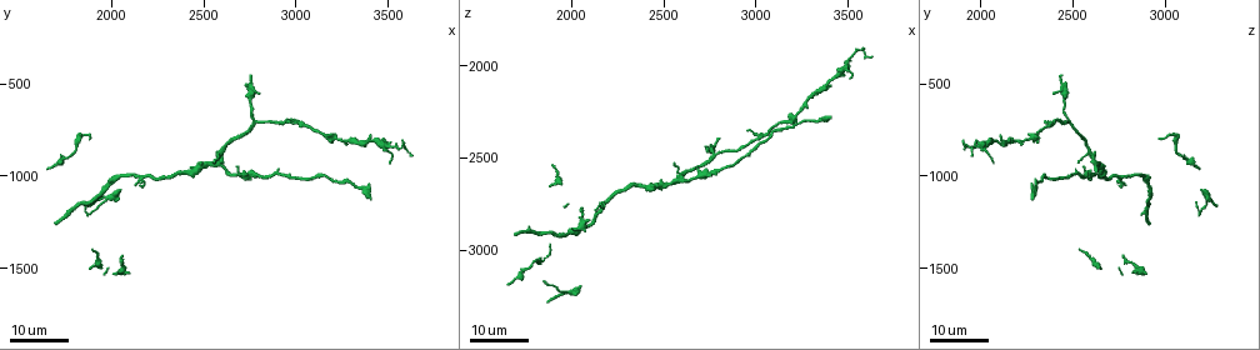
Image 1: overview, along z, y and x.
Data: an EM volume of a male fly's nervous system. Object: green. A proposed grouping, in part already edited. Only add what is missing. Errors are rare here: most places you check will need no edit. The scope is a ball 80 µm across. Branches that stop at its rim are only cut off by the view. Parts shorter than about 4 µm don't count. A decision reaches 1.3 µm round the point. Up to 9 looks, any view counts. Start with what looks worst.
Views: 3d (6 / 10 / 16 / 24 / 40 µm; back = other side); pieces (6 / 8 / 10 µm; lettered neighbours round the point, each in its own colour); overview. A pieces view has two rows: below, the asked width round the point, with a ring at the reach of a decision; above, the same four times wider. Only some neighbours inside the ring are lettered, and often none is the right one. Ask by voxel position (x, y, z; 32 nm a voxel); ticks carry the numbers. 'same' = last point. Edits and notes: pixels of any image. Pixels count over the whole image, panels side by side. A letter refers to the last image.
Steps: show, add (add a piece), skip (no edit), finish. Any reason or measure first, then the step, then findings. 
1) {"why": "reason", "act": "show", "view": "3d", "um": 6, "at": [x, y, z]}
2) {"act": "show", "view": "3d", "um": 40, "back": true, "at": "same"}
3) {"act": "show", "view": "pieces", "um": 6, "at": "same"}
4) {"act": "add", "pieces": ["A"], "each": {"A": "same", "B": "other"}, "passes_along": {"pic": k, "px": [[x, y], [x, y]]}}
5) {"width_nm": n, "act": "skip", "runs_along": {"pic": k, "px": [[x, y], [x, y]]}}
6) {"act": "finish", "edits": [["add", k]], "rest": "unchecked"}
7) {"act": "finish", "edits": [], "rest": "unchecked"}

{"why": "thin end", "act": "show", "view": "3d", "um": 24, "at": [2800, 540, 2400]}

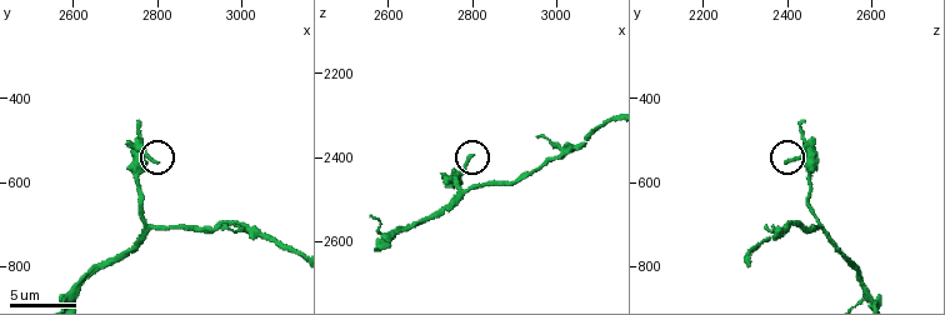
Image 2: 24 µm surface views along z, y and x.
{"why": "see the neighbours", "act": "show", "view": "pieces", "um": 6, "at": [2795, 555, 2390]}

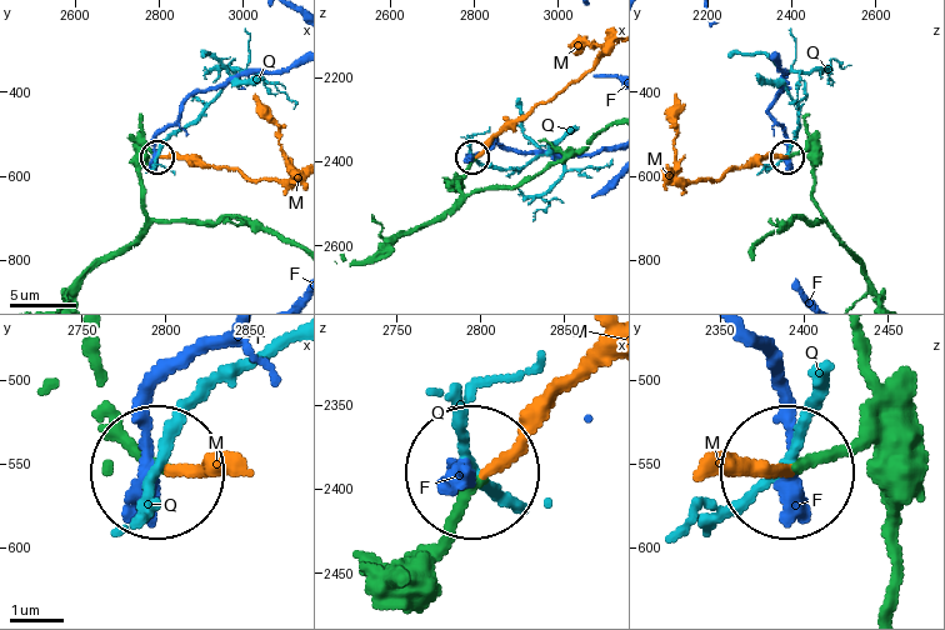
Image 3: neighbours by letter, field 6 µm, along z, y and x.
{"width_nm": 200, "act": "add", "pieces": ["M"], "each": {"F": "other", "M": "same", "Q": "other"}, "passes_along": {"pic": 3, "px": [[141, 173], [150, 153], [286, 179], [269, 114]]}, "found": "the neuron continues"}

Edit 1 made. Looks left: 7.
{"act": "show", "view": "overview"}

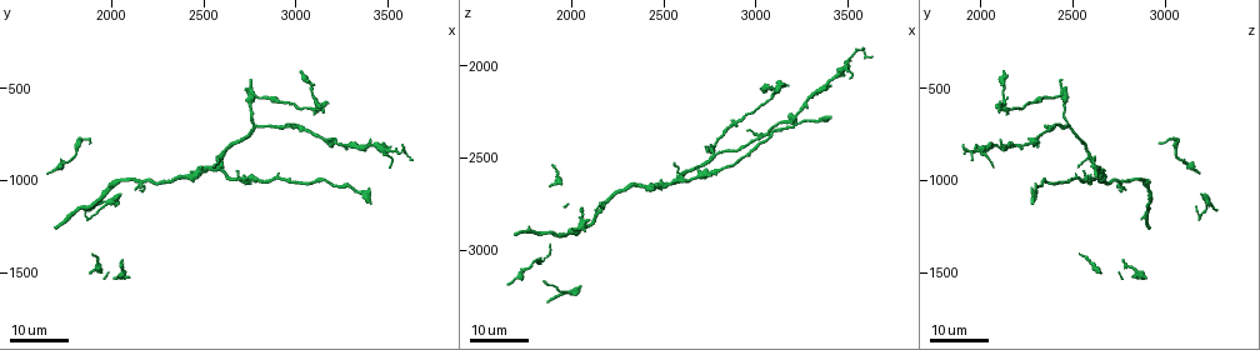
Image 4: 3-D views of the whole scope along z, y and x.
{"why": "thin end", "act": "show", "view": "3d", "um": 24, "at": [2960, 720, 2360]}

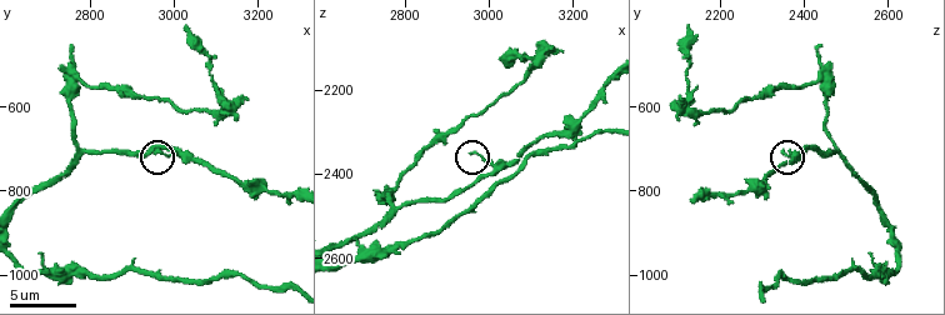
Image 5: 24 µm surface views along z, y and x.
{"why": "what lies round it", "act": "show", "view": "pieces", "um": 10, "at": [2955, 710, 2355]}

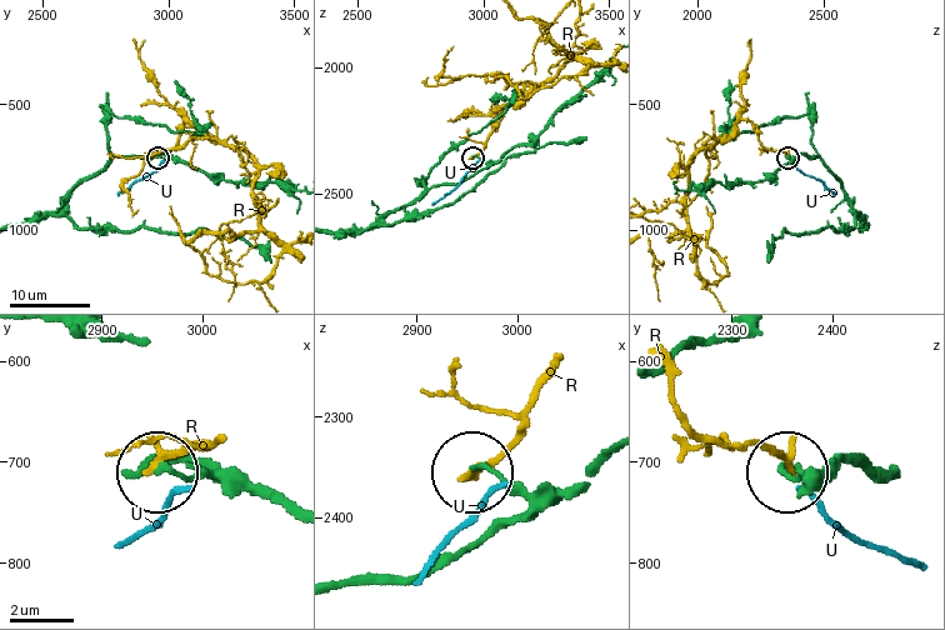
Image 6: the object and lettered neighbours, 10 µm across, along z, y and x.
{"act": "skip", "each": {"R": "other", "U": "other"}, "runs_along": {"pic": 6, "px": [[848, 195], [818, 156], [786, 158]]}, "found": "none of them fits"}

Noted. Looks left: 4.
{"why": "free end", "act": "show", "view": "3d", "um": 24, "at": [2040, 1080, 3200]}

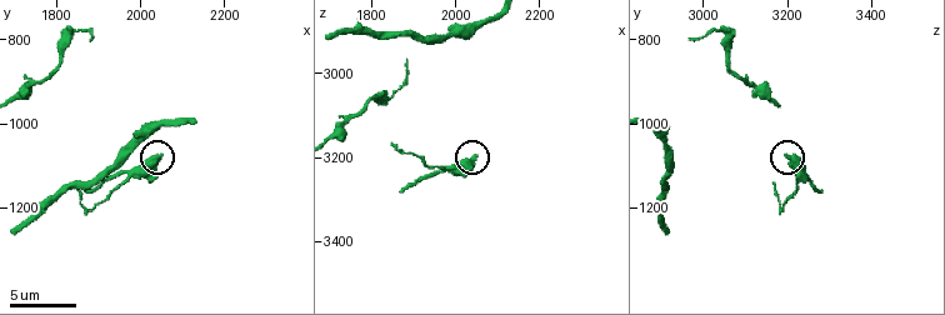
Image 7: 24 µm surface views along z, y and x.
{"act": "show", "view": "3d", "um": 10, "at": [2045, 1080, 3200]}

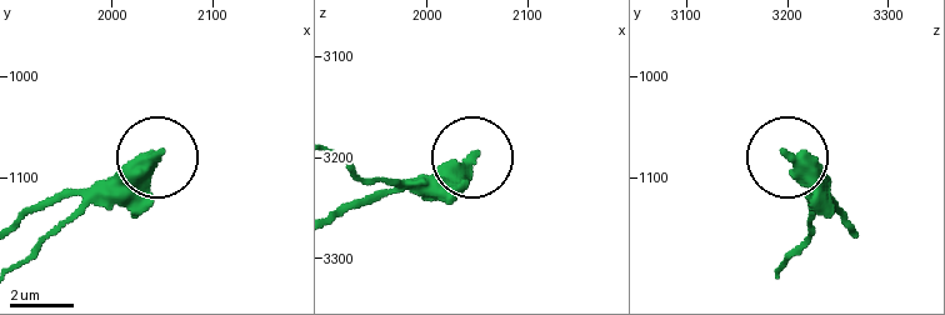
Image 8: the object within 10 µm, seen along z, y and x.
{"act": "show", "view": "pieces", "um": 8, "at": [2048, 1076, 3200]}

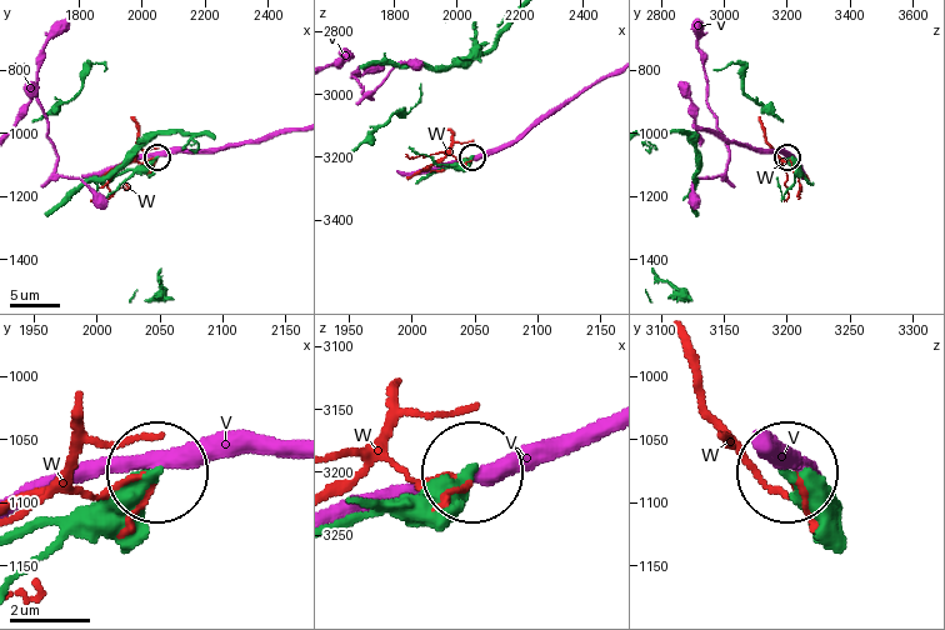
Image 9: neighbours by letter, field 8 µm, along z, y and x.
{"act": "skip", "each": {"V": "other", "W": "other"}, "found": "none of them fits"}

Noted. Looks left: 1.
{"act": "finish", "edits": [["add", 3]], "rest": "unchecked"}

